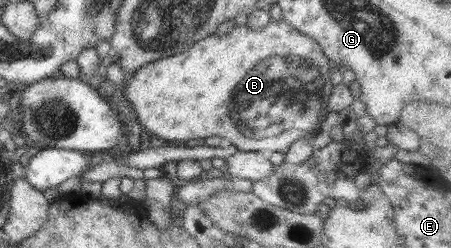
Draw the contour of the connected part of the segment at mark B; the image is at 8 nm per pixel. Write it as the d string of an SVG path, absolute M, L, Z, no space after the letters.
M281 20L269 21L265 27L261 29L249 29L247 25L235 26L229 33L215 36L209 35L205 38L199 39L195 44L191 45L191 48L180 52L179 54L173 54L173 56L159 58L155 62L148 63L141 66L130 78L122 85L123 97L131 104L131 110L135 110L136 119L140 126L149 132L151 130L151 136L163 138L168 142L174 142L176 145L183 145L186 140L193 138L207 138L207 136L219 136L219 138L225 138L229 140L237 151L243 152L259 152L264 156L268 156L272 151L284 152L291 146L292 142L299 140L299 138L305 138L311 140L312 137L320 131L320 123L325 119L328 111L326 110L327 98L331 94L333 88L330 83L331 64L327 57L321 53L322 50L317 43L299 33L295 27L291 27L287 22Z

